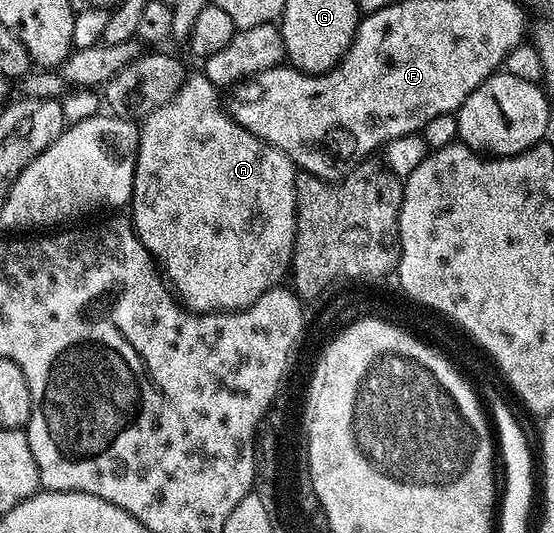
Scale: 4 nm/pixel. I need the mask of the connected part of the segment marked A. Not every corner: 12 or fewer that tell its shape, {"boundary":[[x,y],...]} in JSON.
{"boundary":[[205,72],[141,119],[128,214],[177,301],[294,261],[296,167]]}

